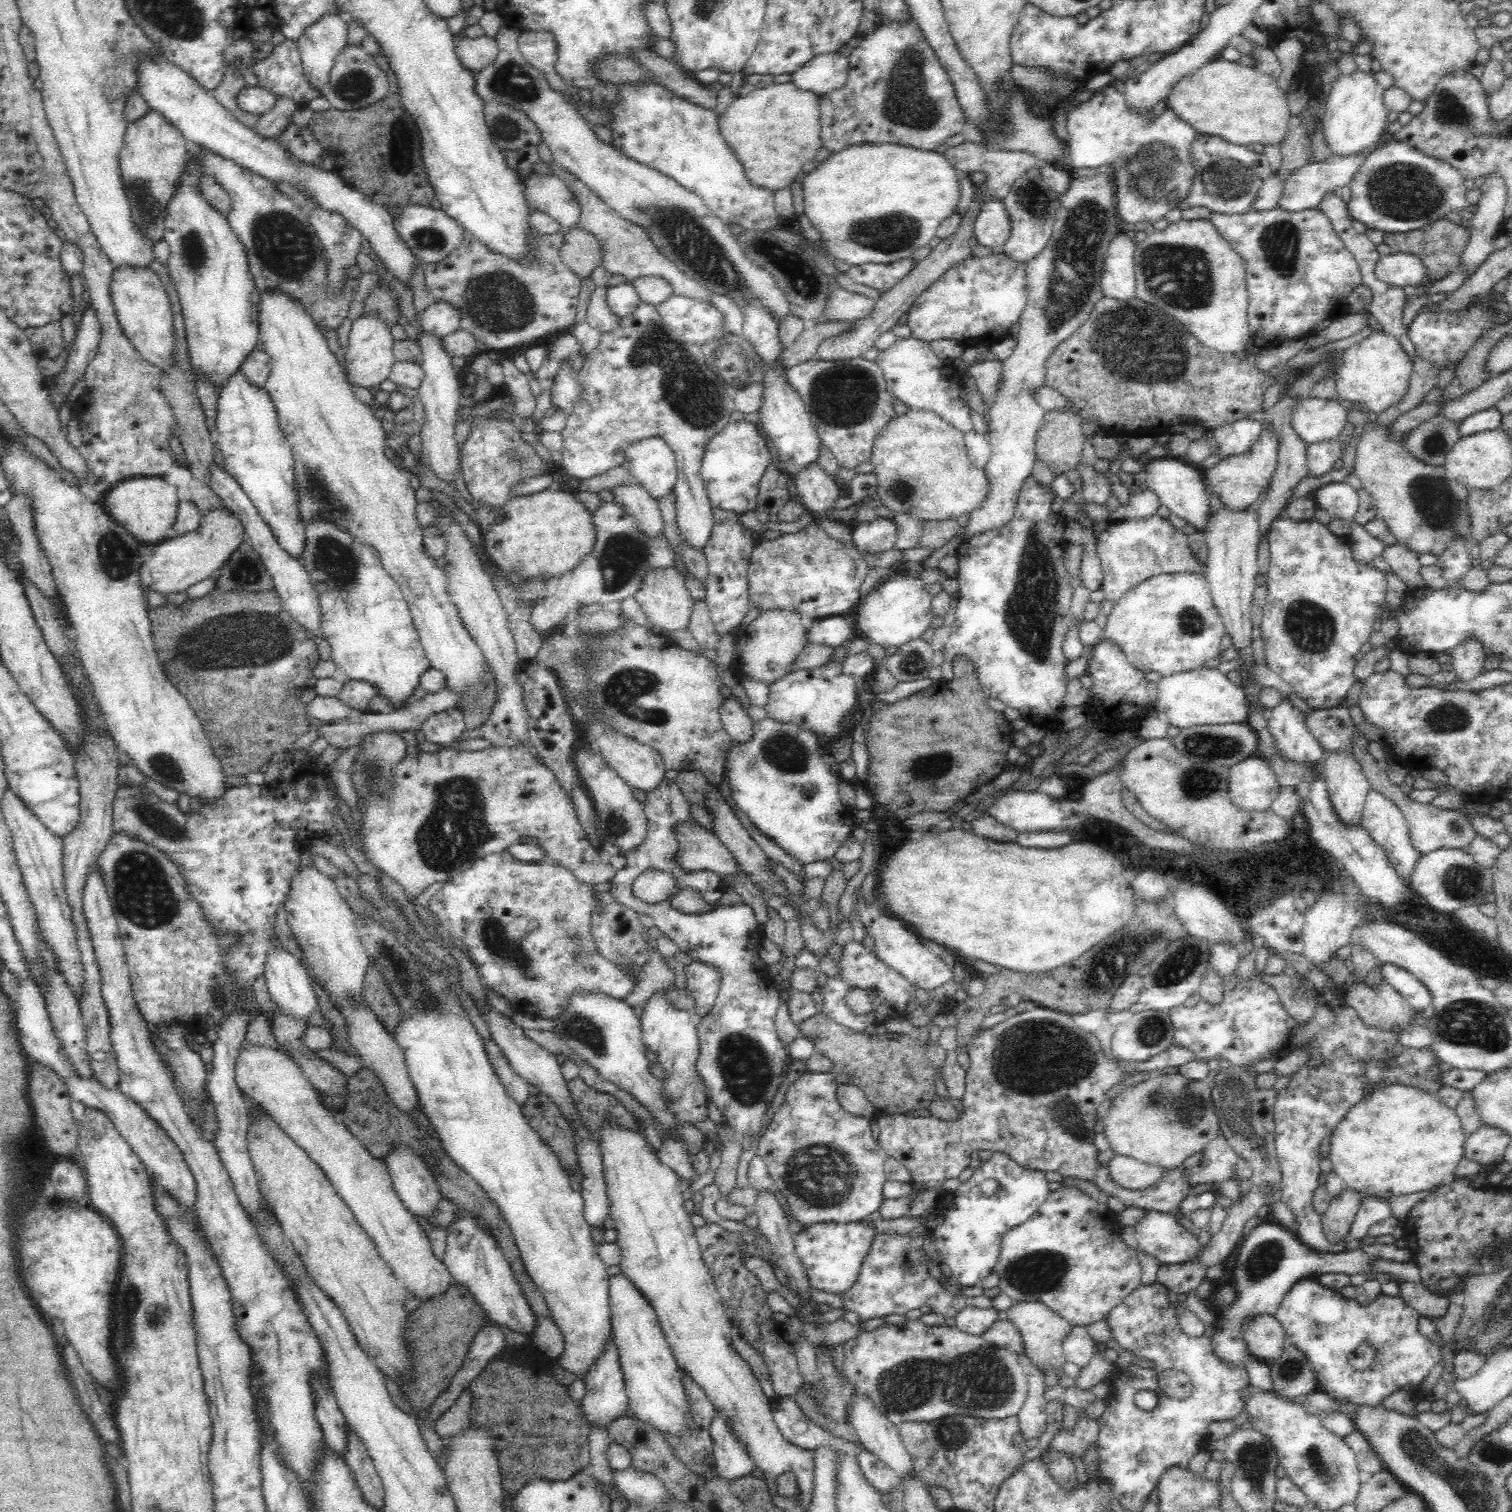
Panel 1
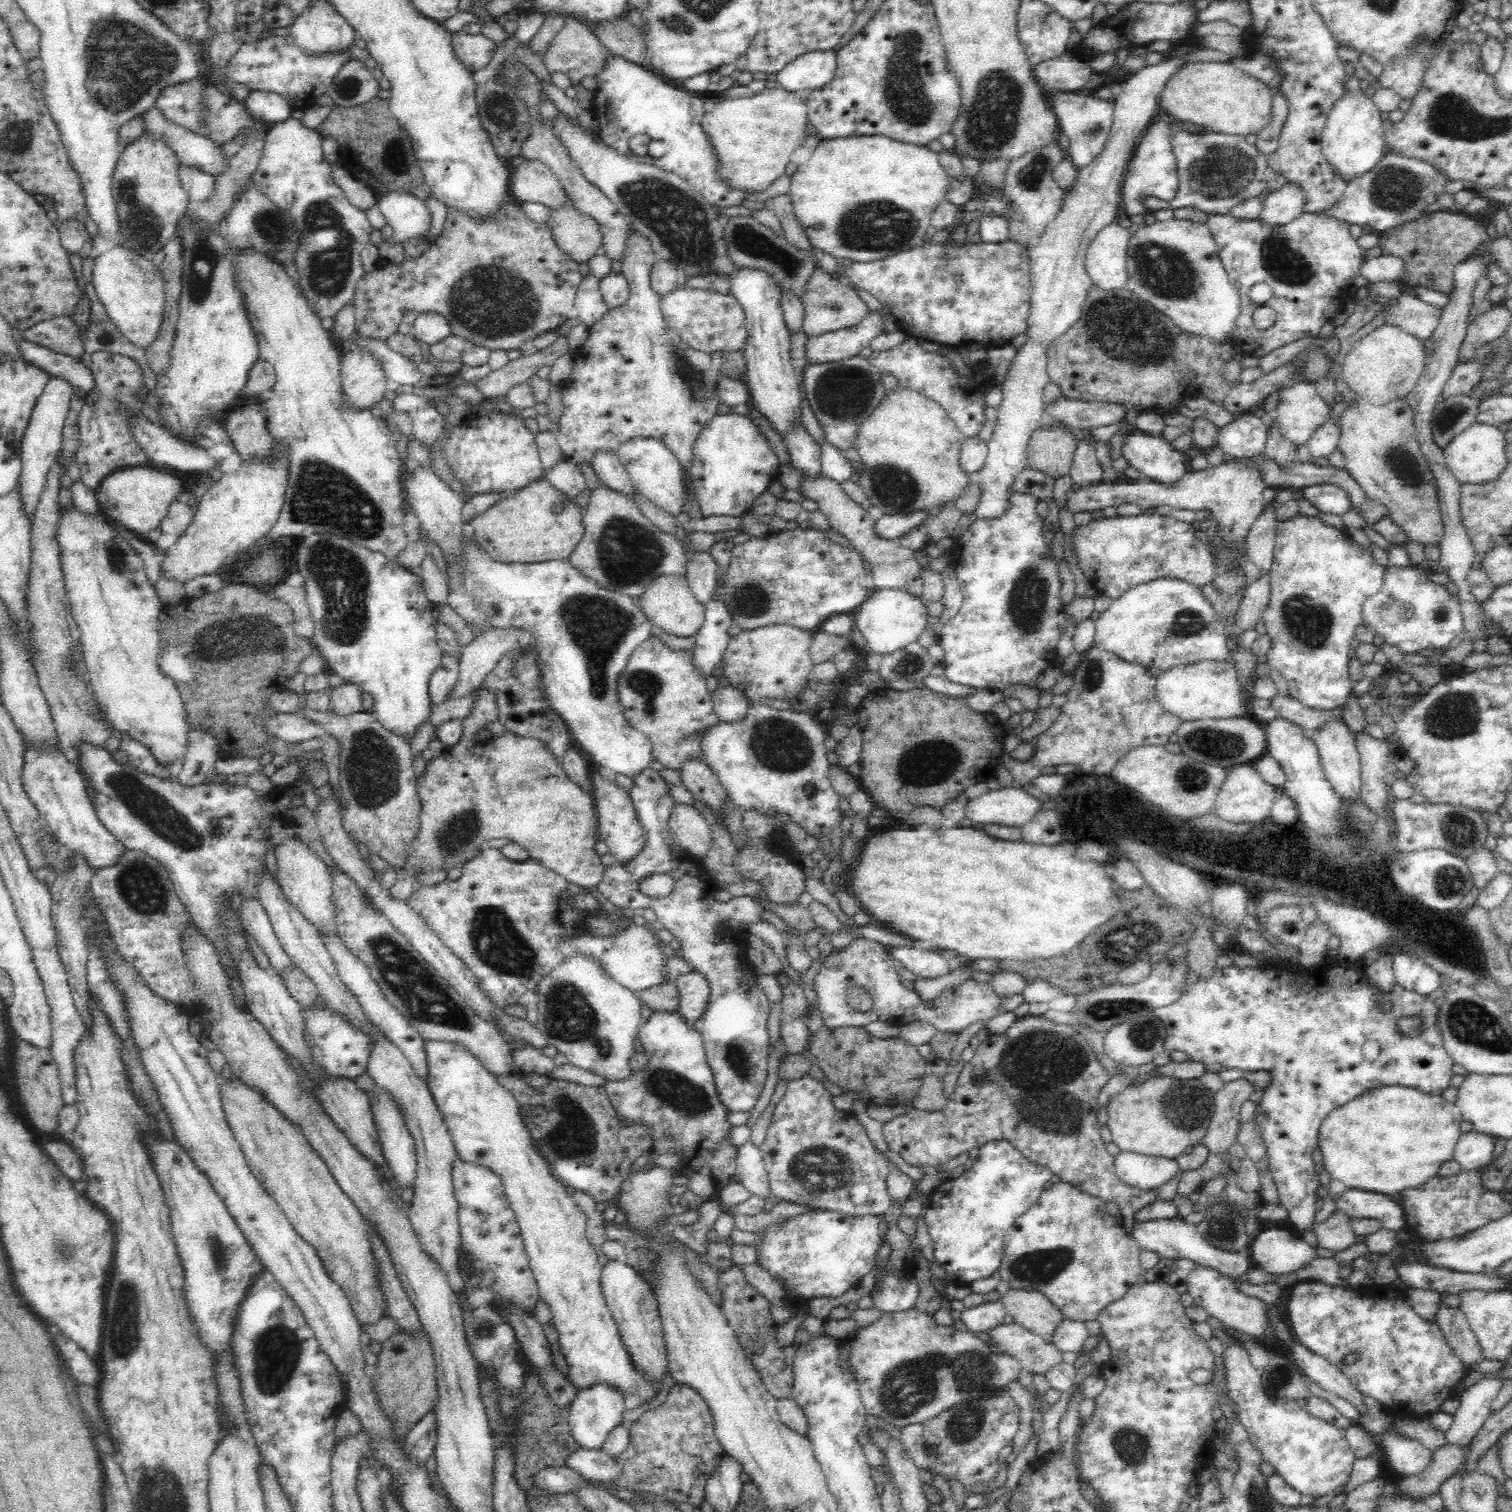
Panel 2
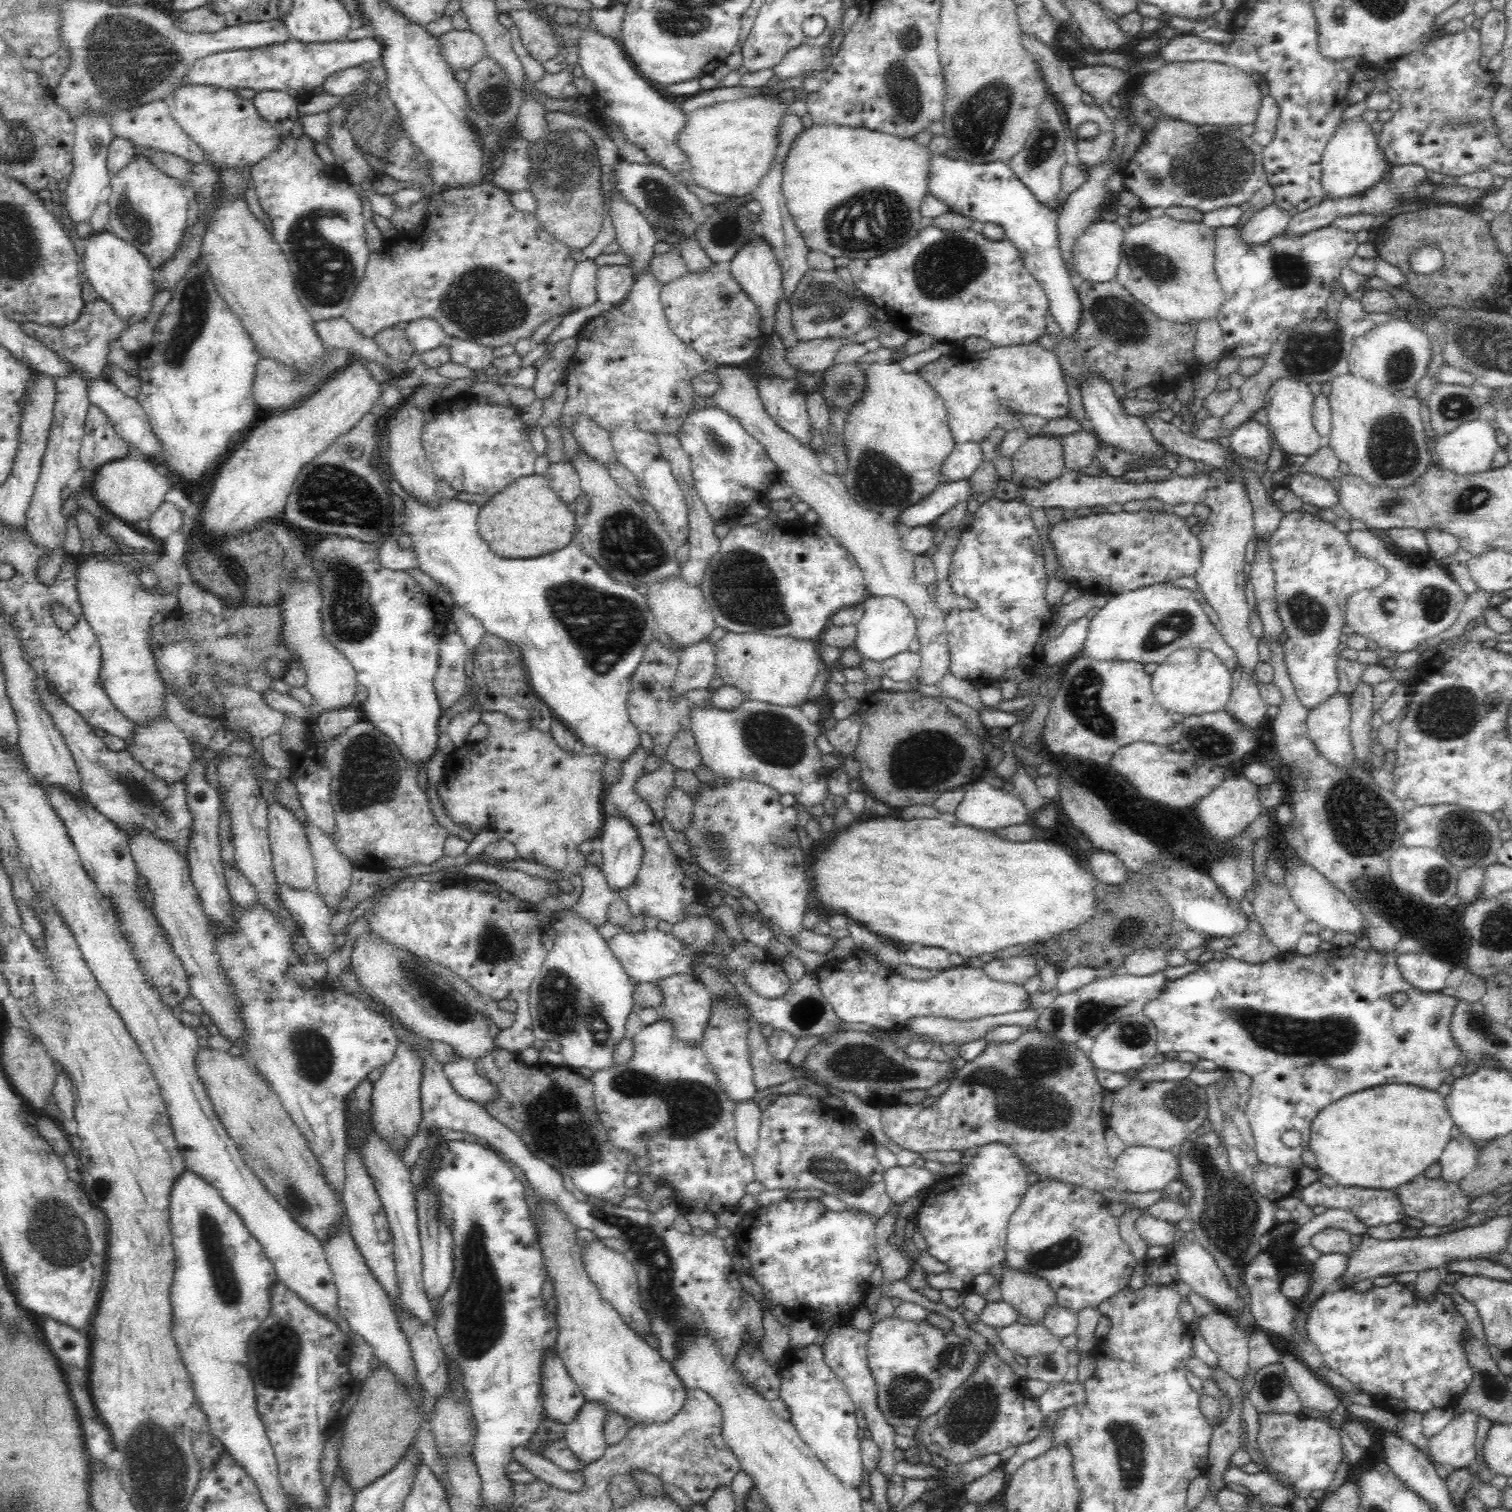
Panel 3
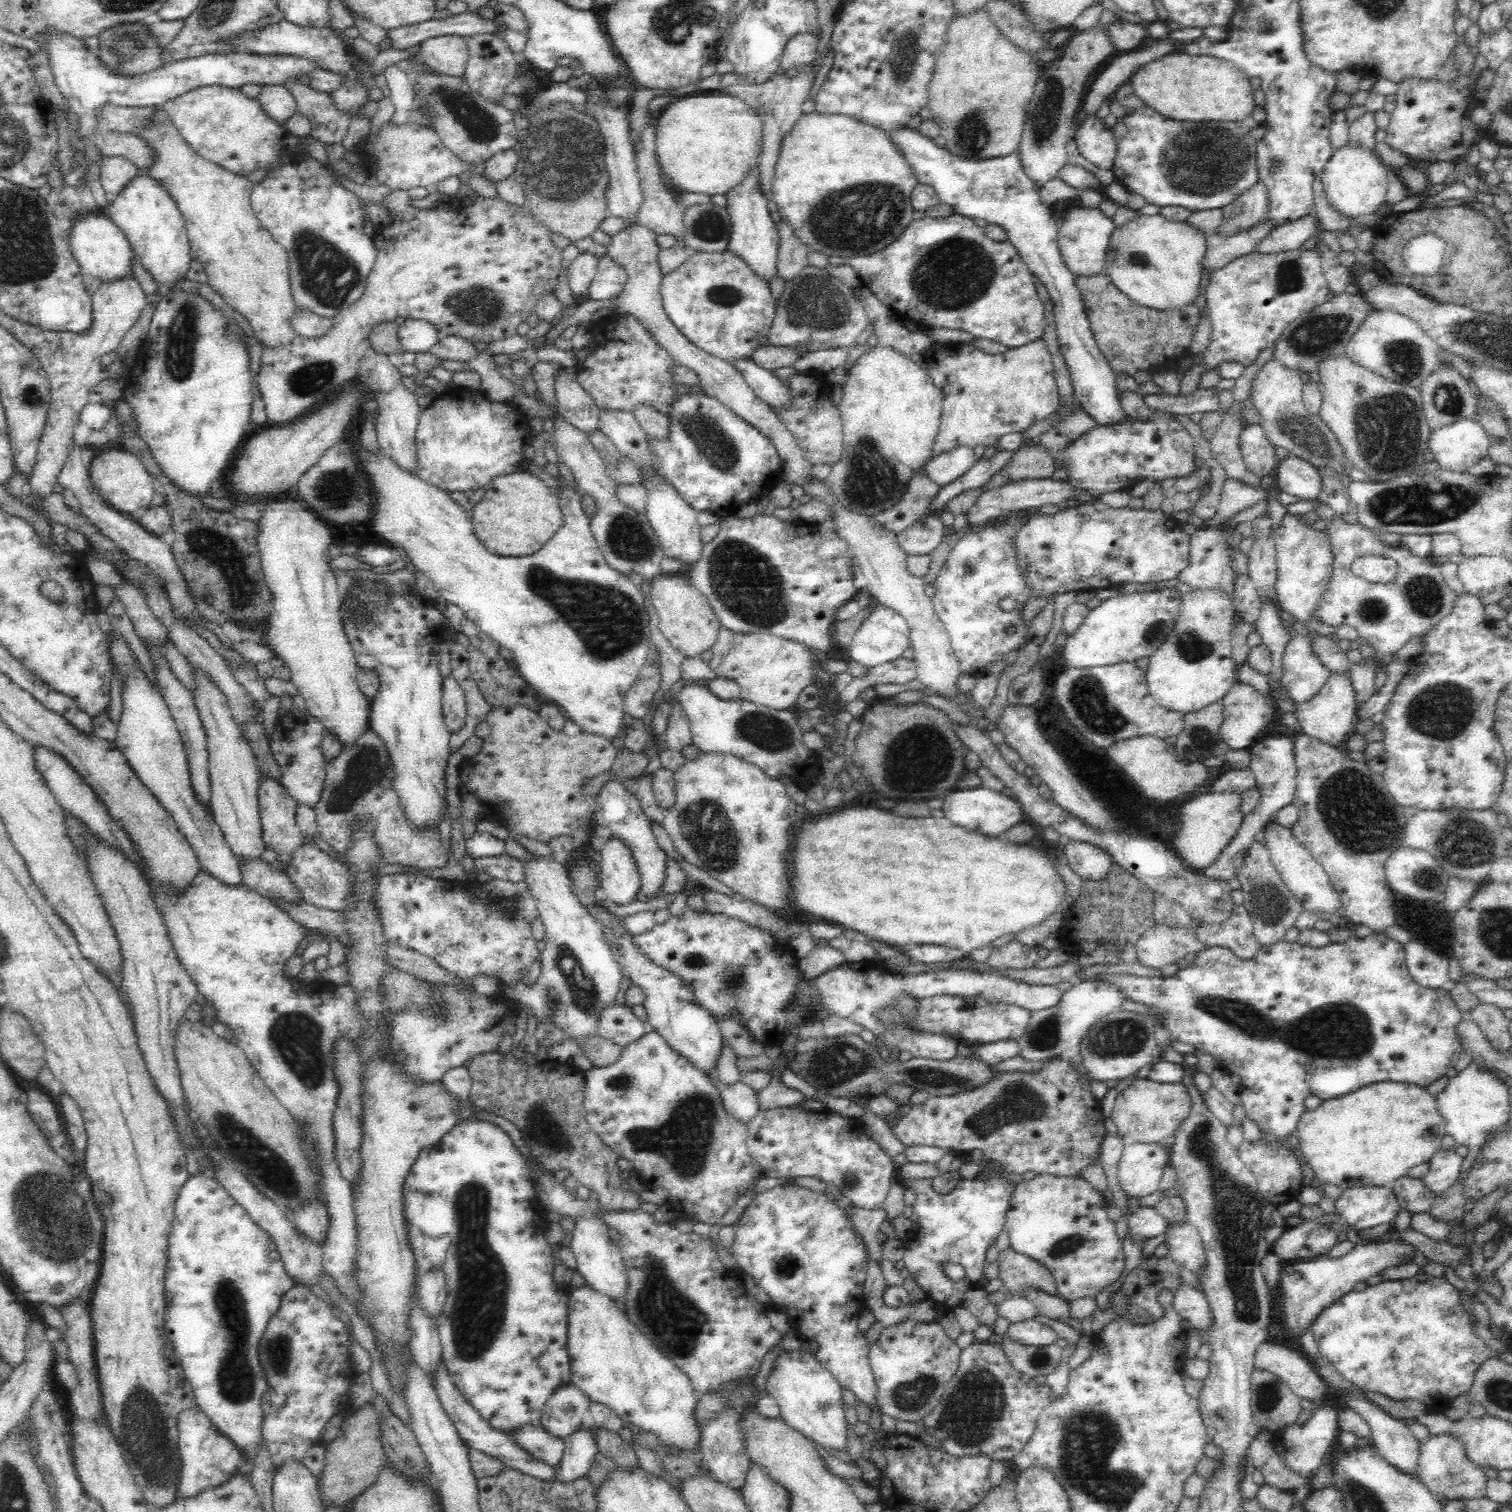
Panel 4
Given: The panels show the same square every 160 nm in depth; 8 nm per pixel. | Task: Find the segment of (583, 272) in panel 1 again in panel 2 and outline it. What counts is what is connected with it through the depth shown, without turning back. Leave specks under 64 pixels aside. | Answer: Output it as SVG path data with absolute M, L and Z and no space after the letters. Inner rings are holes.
M570 199L563 207L552 210L547 225L552 229L553 237L560 250L568 254L576 263L587 263L590 258L601 252L602 233L600 233L600 225L596 219L580 214Z

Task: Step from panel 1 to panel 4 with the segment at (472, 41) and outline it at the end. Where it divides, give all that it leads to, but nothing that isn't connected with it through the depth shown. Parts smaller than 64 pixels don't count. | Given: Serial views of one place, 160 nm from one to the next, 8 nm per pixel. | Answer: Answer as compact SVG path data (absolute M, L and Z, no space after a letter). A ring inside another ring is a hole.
M442 35L421 42L418 60L440 74L462 77L469 59L464 36Z

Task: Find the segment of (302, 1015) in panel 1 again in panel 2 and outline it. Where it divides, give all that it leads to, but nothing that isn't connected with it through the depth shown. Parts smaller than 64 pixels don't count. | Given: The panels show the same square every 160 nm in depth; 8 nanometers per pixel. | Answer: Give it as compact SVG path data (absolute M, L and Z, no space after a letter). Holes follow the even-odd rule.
M259 900L242 901L242 920L246 930L260 945L268 961L270 961L272 974L278 975L283 982L281 974L286 969L295 967L284 946L280 944L275 930L273 929L269 914Z

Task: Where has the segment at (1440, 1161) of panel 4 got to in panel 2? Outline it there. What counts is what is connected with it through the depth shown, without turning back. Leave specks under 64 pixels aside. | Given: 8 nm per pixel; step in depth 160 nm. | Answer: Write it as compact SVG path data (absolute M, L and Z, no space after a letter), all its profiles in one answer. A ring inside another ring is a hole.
M1474 1130L1462 1133L1456 1143L1453 1158L1464 1171L1482 1169L1492 1162L1497 1140L1497 1136Z

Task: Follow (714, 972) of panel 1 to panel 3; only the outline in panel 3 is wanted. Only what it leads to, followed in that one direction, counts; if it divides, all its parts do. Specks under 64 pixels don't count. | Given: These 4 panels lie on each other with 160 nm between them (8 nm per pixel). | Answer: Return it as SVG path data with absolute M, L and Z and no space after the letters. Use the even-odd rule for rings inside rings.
M692 973L673 974L656 983L659 984L664 995L662 1004L664 1018L673 1024L675 1037L688 1044L700 1044L710 1016L712 995L708 987Z

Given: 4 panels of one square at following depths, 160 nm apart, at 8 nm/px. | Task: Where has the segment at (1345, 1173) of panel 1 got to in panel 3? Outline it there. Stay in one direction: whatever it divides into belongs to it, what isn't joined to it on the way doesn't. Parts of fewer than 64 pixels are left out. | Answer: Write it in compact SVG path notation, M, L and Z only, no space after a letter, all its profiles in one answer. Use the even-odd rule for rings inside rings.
M1404 1084L1373 1086L1348 1094L1322 1109L1312 1121L1309 1147L1317 1158L1320 1174L1332 1176L1338 1185L1390 1190L1413 1181L1437 1162L1452 1140L1454 1125L1454 1119L1446 1108L1446 1098L1437 1090Z

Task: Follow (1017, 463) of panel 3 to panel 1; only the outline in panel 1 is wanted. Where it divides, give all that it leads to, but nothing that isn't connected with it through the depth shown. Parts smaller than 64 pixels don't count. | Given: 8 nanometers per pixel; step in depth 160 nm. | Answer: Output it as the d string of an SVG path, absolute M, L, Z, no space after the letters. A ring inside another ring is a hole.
M1076 410L1046 411L1036 433L1035 456L1050 466L1054 475L1066 474L1081 464L1087 437L1084 421Z

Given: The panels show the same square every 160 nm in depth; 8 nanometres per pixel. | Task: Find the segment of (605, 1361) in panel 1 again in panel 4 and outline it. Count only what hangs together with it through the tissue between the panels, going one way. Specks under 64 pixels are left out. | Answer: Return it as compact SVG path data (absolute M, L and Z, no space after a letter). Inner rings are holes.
M580 1424L579 1428L565 1439L562 1460L555 1466L555 1480L570 1482L587 1474L599 1448L591 1426Z

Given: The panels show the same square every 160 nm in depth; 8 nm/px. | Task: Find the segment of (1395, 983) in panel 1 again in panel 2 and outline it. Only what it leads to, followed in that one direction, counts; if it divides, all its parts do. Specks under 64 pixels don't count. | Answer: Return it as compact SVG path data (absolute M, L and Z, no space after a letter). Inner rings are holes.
M1394 954L1393 973L1395 982L1404 990L1427 995L1440 987L1440 974L1424 964L1422 959L1409 954Z

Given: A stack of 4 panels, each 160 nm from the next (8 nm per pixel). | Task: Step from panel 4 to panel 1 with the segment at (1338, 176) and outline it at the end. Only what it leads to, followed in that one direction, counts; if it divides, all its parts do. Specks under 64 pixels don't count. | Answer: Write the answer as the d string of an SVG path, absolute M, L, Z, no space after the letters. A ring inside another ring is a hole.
M1355 70L1351 74L1340 74L1330 84L1326 95L1326 112L1323 117L1326 145L1333 154L1360 154L1379 142L1388 123L1389 110L1384 104L1386 88L1378 83L1376 72Z

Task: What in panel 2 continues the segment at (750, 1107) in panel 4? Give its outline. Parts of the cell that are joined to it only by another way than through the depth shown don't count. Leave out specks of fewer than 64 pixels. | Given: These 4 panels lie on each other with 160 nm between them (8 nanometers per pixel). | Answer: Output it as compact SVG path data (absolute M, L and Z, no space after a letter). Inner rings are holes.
M751 1141L737 1150L736 1180L750 1192L767 1202L775 1202L776 1196L771 1193L769 1178L762 1162L762 1153Z

